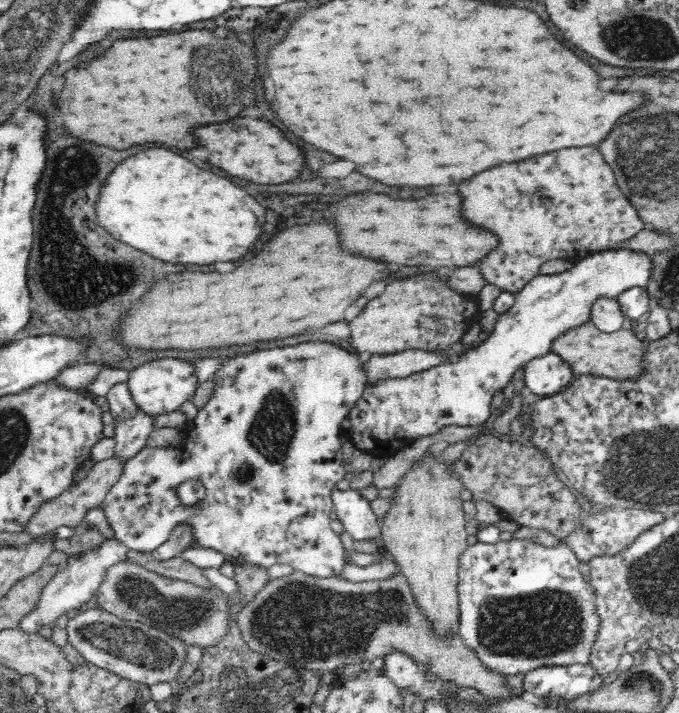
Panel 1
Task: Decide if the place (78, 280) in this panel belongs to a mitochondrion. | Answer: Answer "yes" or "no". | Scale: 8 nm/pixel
yes

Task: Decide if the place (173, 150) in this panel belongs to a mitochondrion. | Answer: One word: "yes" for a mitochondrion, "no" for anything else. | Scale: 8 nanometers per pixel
no

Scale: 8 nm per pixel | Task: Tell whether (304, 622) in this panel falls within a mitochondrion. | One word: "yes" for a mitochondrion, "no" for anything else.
yes

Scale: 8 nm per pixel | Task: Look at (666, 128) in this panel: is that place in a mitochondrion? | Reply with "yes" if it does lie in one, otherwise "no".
yes

